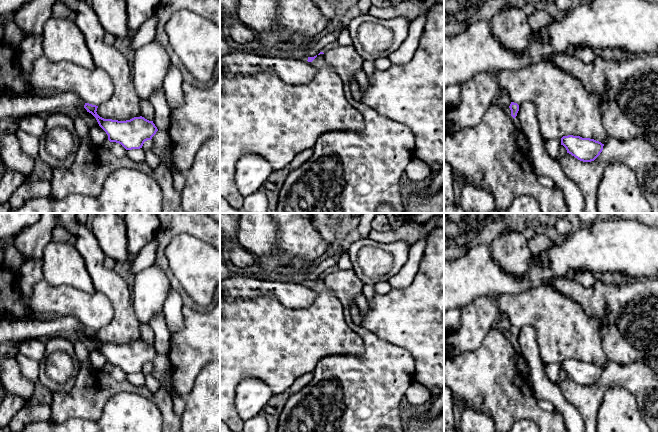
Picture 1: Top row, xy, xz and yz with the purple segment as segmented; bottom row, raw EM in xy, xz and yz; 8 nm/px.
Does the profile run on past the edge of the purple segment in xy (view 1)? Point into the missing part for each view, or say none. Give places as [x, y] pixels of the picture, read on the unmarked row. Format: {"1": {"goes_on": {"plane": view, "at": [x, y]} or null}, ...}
{"1": {"goes_on": null}}

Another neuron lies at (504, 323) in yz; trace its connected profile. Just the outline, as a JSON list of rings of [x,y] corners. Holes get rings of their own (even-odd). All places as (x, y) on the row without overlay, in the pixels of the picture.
[[[502,313],[499,316],[499,329],[503,332],[508,332],[511,328],[511,323],[507,314]]]

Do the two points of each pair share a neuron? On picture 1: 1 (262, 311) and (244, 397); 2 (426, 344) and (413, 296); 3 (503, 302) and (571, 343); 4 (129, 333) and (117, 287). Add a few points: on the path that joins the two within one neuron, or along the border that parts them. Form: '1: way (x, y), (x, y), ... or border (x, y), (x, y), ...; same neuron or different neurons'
1: border (269, 388), (258, 379), (245, 377), (234, 396); different neurons
2: way (426, 332), (425, 308); same neuron
3: way (520, 308), (536, 308), (554, 326); same neuron
4: way (125, 322), (123, 305), (120, 298); same neuron

